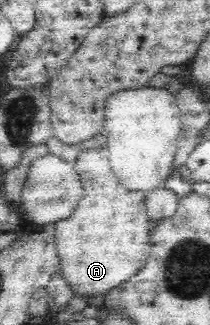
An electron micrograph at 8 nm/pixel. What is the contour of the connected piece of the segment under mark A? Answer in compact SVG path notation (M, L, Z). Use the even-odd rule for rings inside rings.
M107 148L79 154L74 165L84 187L82 200L70 218L56 224L52 229L59 254L58 272L73 295L88 302L100 302L107 292L120 288L122 283L136 276L146 266L149 254L149 232L153 223L149 221L144 209L145 193L130 192L118 186L118 179L108 158Z

